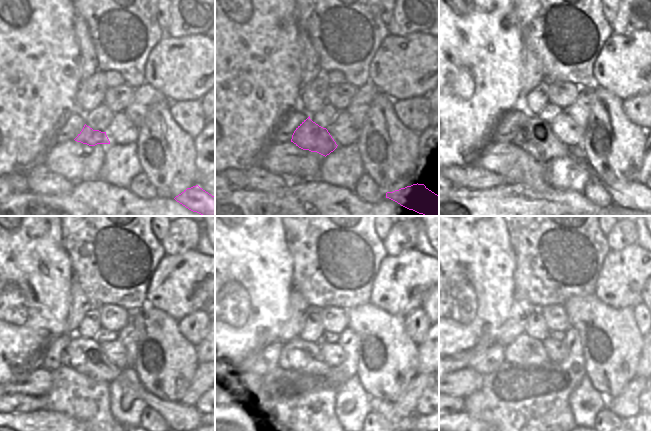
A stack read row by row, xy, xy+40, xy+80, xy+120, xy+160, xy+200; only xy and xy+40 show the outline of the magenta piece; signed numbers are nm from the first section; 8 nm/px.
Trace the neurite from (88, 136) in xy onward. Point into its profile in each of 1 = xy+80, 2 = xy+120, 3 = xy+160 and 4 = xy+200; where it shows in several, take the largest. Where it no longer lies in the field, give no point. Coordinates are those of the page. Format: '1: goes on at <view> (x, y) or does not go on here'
1: goes on at xy+80 (535, 136)
2: goes on at xy+120 (83, 355)
3: goes on at xy+160 (298, 354)
4: goes on at xy+200 (527, 351)

